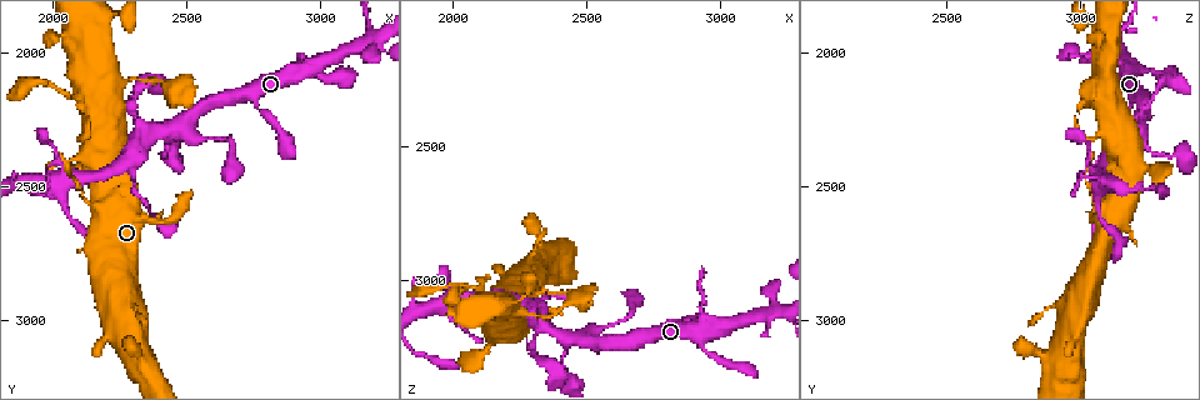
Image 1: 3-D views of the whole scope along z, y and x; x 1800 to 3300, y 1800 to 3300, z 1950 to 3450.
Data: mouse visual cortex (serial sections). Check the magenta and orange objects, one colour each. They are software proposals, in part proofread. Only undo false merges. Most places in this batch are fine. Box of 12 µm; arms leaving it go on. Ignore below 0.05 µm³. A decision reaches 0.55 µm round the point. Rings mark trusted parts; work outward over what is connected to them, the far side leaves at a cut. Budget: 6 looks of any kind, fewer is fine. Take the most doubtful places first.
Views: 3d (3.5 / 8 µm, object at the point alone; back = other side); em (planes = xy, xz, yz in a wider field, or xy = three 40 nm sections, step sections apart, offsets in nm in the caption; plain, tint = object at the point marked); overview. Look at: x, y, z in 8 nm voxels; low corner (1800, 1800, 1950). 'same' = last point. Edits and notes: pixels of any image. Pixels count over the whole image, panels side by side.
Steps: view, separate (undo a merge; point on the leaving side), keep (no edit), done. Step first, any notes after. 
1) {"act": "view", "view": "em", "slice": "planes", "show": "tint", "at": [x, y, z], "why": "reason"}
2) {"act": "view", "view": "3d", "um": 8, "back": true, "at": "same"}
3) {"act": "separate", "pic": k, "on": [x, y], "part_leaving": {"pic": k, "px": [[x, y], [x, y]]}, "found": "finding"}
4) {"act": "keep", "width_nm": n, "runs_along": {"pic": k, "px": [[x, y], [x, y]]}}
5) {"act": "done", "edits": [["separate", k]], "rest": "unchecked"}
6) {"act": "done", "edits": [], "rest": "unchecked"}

{"act": "view", "view": "3d", "um": 8, "at": [3180, 1950, 3140], "why": "abrupt turn"}

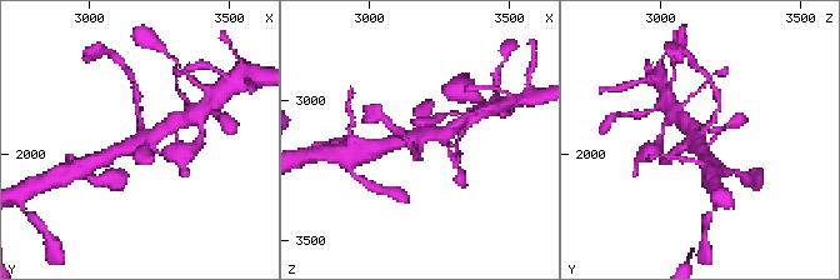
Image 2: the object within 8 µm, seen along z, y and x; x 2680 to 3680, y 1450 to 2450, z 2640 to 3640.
{"act": "view", "view": "3d", "um": 3.5, "at": [3170, 1950, 3140]}

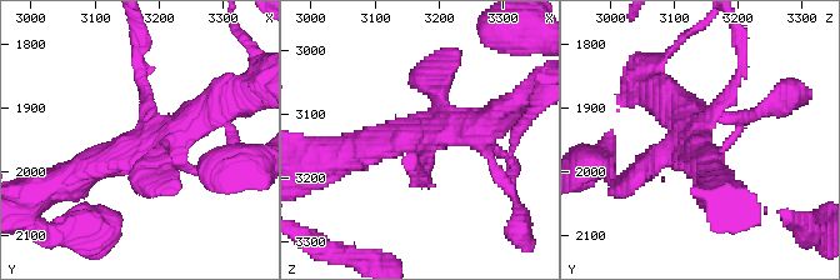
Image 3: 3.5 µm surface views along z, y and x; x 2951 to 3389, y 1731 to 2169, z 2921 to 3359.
{"act": "view", "view": "em", "slice": "xy", "step": 2, "show": "tint", "at": [3175, 1955, 3140], "why": "now the EM"}

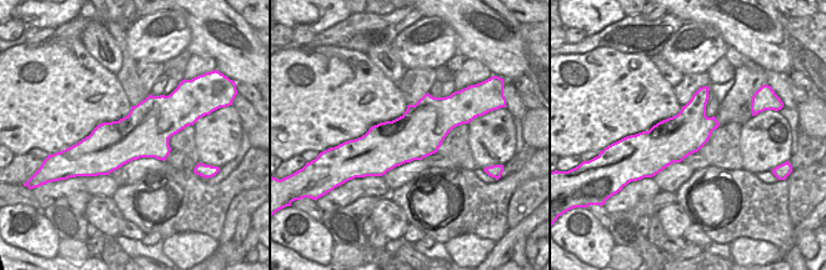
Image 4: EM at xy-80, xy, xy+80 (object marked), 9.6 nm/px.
{"act": "keep", "width_nm": 480, "runs_along": {"pic": 3, "px": [[71, 180], [213, 106]]}, "found": "one cell here"}

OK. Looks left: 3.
{"act": "view", "view": "3d", "um": 3.5, "at": [2030, 2510, 3080], "why": "four arms meet"}

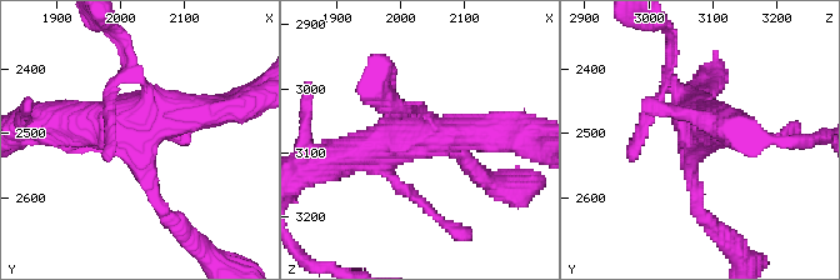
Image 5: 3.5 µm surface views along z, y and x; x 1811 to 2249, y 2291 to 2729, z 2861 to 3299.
{"act": "view", "view": "em", "slice": "xy", "step": 2, "show": "tint", "at": "same"}

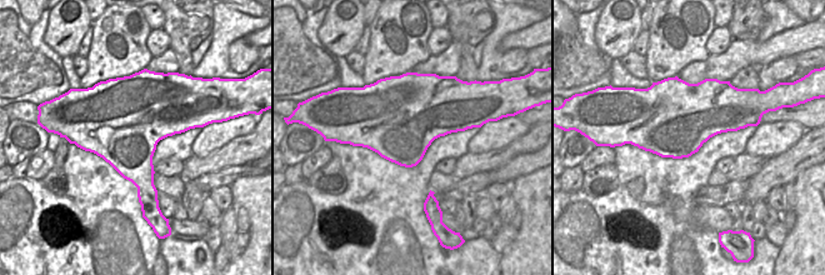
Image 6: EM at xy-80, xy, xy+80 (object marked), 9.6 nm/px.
{"act": "keep", "runs_along": {"pic": 5, "px": [[496, 131], [398, 138], [331, 160]]}, "found": "one cell here"}

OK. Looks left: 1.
{"act": "done", "edits": [], "rest": "unchecked"}

